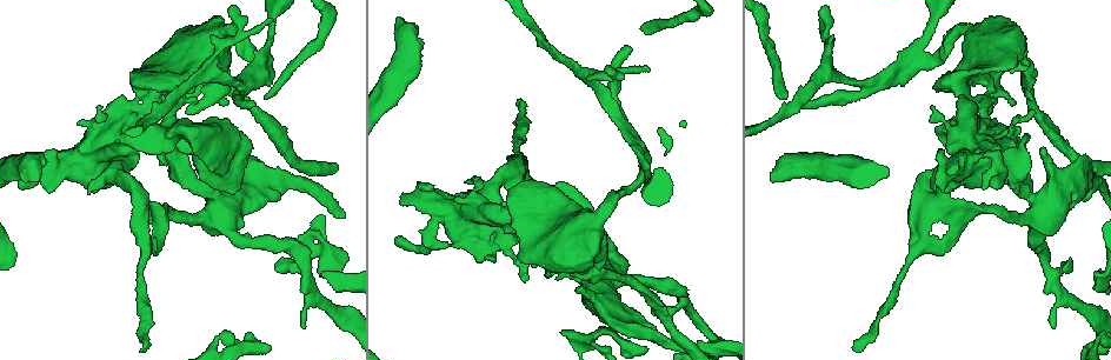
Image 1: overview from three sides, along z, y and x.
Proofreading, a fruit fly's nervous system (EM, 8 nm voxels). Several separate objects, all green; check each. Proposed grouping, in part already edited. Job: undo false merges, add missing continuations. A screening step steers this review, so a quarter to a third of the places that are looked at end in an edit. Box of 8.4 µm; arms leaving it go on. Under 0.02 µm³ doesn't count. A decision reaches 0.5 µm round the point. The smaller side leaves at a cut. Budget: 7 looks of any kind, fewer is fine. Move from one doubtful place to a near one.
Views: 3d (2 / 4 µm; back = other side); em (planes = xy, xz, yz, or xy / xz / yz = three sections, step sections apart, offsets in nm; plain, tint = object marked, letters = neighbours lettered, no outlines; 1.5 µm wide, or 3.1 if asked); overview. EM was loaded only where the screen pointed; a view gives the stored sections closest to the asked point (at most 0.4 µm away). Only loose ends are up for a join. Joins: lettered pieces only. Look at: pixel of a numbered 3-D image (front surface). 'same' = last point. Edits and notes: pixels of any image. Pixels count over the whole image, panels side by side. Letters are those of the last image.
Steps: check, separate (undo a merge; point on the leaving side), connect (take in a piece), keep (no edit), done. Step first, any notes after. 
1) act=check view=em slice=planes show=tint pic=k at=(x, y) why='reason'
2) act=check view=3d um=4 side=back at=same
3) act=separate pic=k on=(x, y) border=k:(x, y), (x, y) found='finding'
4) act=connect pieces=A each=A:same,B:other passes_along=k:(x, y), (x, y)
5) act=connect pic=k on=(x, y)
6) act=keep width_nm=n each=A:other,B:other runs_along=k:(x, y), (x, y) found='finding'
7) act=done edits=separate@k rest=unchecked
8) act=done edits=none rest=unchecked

act=check view=em slice=xz step=8 show=tint pic=1 at=(23, 178) why='branch stops here'

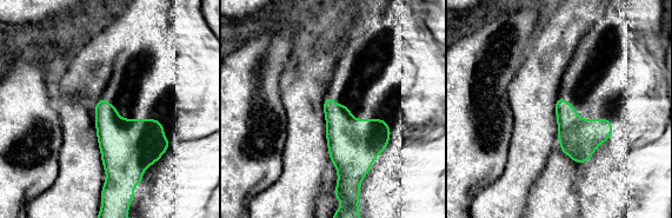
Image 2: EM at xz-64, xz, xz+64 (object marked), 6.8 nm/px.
act=check view=em slice=planes show=tint at=same

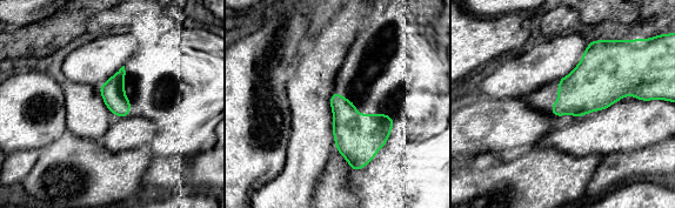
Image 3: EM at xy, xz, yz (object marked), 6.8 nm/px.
act=check view=em slice=planes show=letters at=same why='see the neighbours'

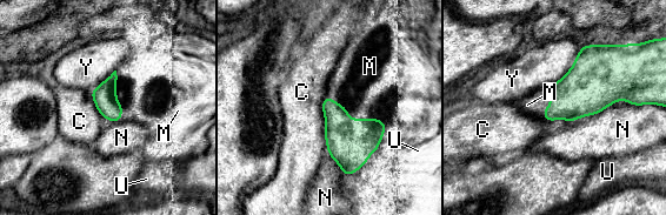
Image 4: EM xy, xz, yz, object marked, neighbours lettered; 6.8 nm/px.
act=connect pieces=M each=C:other,M:same,N:other,U:other,Y:other found='it goes on there'

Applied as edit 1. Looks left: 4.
act=check view=overview

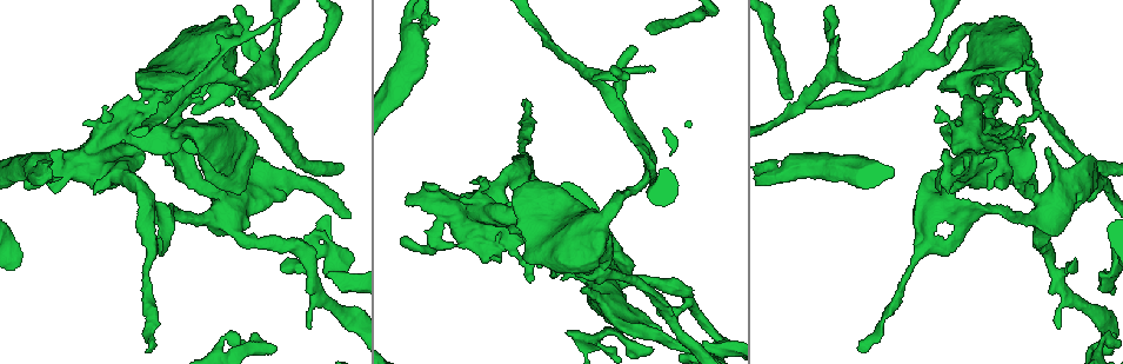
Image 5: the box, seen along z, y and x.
act=check view=3d um=4 pic=5 at=(407, 201) why='branch stops here'

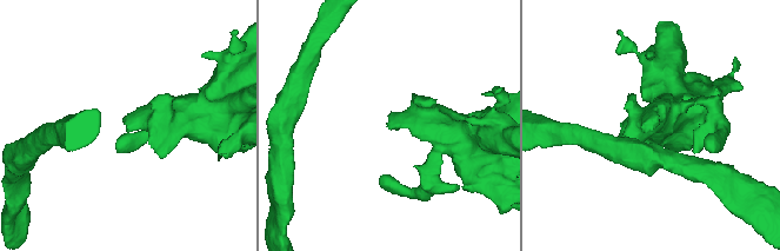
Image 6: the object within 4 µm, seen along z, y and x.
act=check view=em slice=planes show=letters pic=6 at=(128, 132) why='shape alone is not enough'

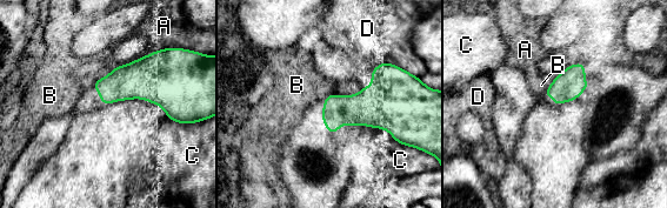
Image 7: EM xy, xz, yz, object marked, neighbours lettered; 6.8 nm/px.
act=keep each=A:other,B:other,C:other,D:other border=7:(549, 85), (544, 94) found='none of them fits'

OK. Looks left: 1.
act=check view=em slice=planes show=letters pic=5 at=(973, 30) why='calibre changes'

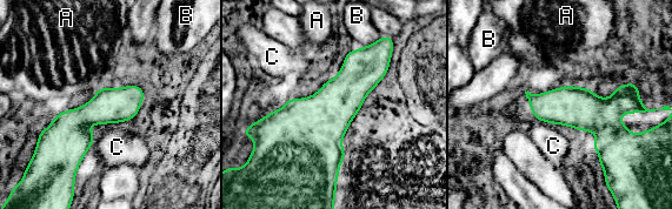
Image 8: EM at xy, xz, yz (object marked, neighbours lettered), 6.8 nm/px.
act=keep each=A:other,B:other,C:other border=8:(537, 119), (552, 125) found='one cell here'

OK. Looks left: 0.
act=done edits=connect@4 rest=unchecked

